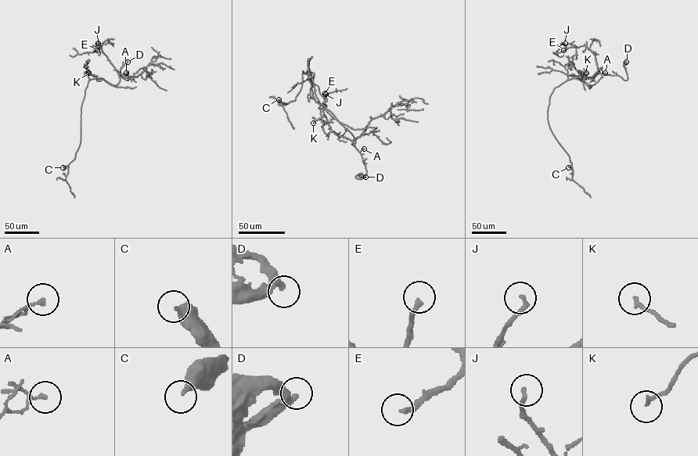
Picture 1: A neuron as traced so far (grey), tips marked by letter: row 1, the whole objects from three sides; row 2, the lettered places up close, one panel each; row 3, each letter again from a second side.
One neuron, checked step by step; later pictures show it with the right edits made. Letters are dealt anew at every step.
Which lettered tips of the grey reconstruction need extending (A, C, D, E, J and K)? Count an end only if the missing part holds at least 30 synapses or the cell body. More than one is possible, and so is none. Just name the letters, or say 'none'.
E

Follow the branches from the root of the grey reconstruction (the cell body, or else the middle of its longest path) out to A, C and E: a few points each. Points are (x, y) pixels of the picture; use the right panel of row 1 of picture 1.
A: (624, 62), (627, 80), (605, 73)
C: (624, 62), (626, 80), (602, 73), (592, 85), (573, 78), (553, 89), (548, 123), (569, 156), (568, 167)
E: (624, 62), (626, 80), (617, 75), (600, 73), (595, 55), (584, 45), (563, 50)

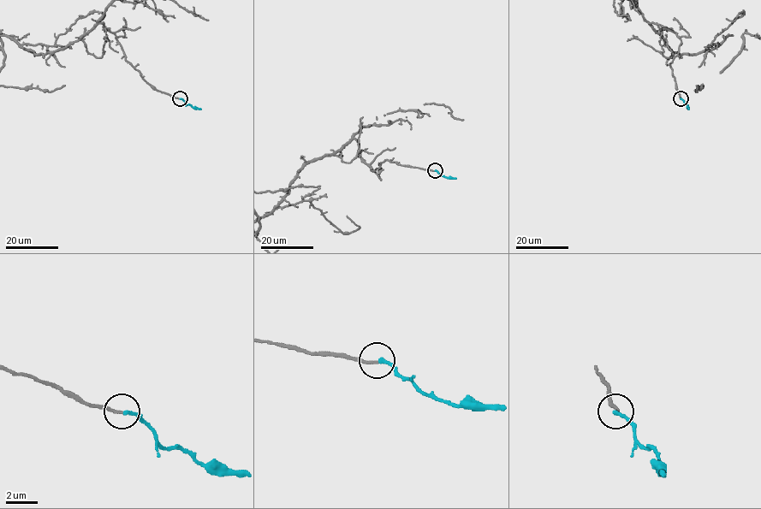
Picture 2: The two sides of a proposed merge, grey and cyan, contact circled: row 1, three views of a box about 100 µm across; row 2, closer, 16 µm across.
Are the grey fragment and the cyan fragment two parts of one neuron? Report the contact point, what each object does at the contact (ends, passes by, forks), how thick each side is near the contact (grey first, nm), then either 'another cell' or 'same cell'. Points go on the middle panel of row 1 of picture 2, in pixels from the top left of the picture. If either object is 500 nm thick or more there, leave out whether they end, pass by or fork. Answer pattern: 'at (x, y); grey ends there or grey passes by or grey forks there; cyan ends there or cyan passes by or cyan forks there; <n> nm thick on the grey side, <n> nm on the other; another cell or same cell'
at (435, 170); grey ends there; cyan ends there; 170 nm thick on the grey side, 220 nm on the other; same cell

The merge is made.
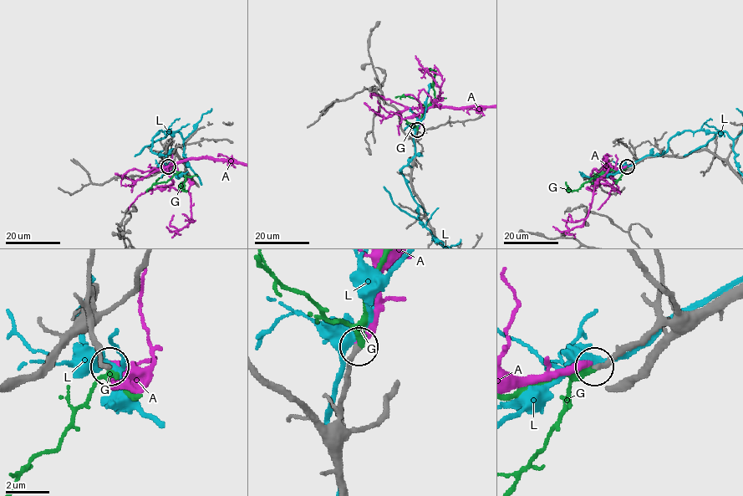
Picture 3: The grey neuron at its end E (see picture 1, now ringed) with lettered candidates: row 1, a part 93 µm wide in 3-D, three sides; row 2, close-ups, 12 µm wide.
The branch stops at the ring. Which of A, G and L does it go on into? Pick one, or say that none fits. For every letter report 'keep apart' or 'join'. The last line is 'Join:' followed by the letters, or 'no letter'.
A: keep apart
G: join
L: keep apart
Join: G

